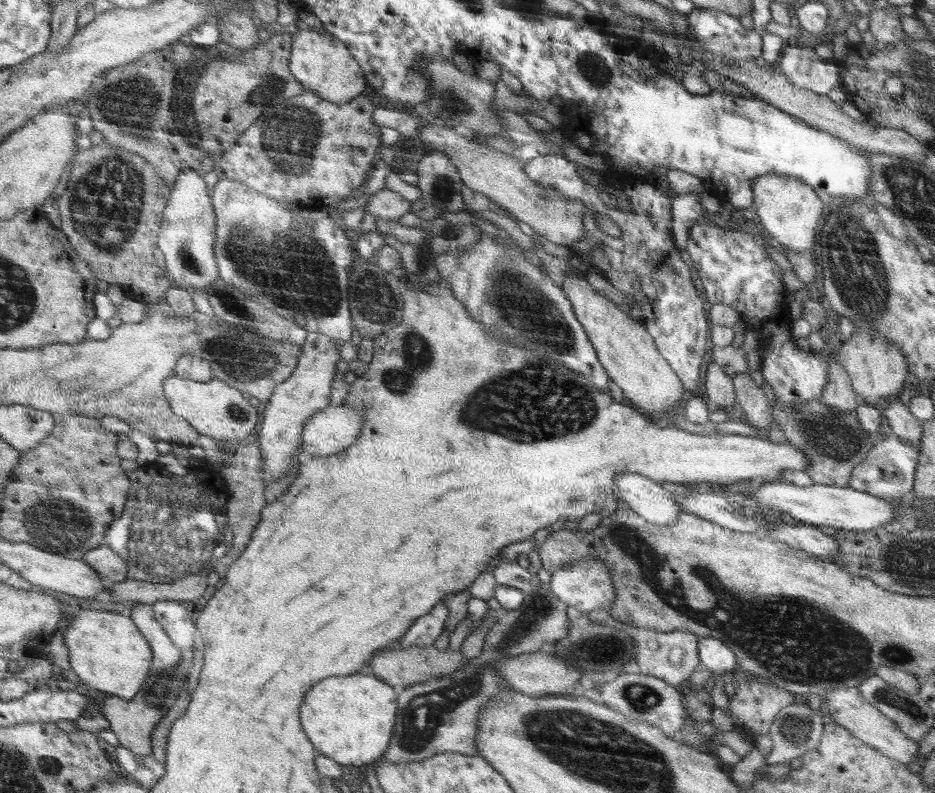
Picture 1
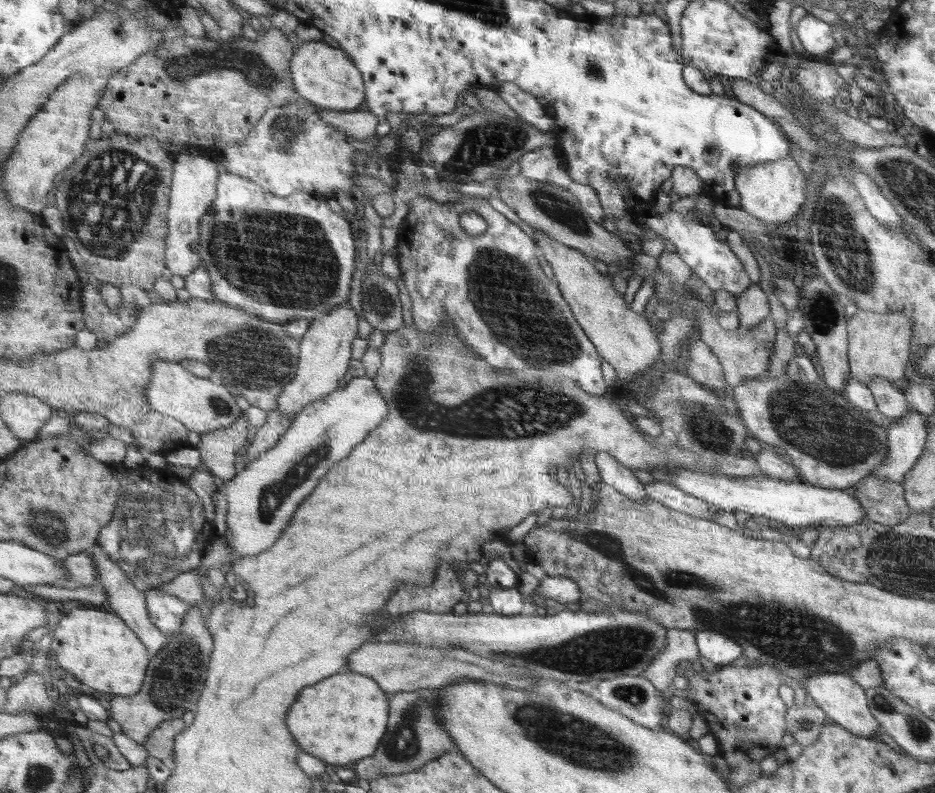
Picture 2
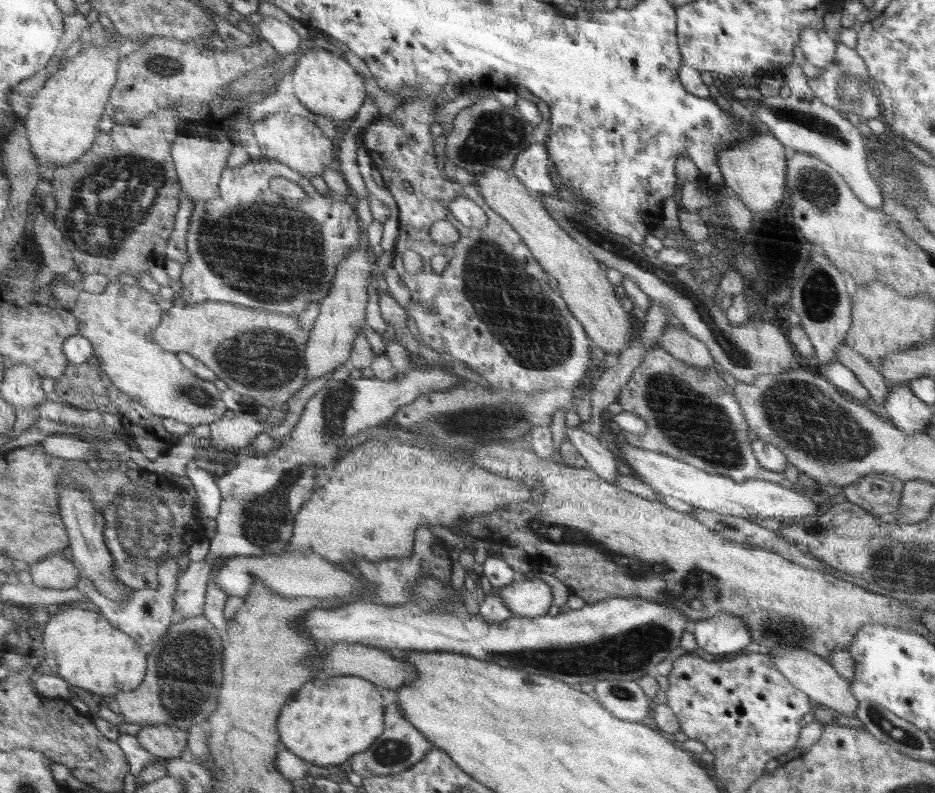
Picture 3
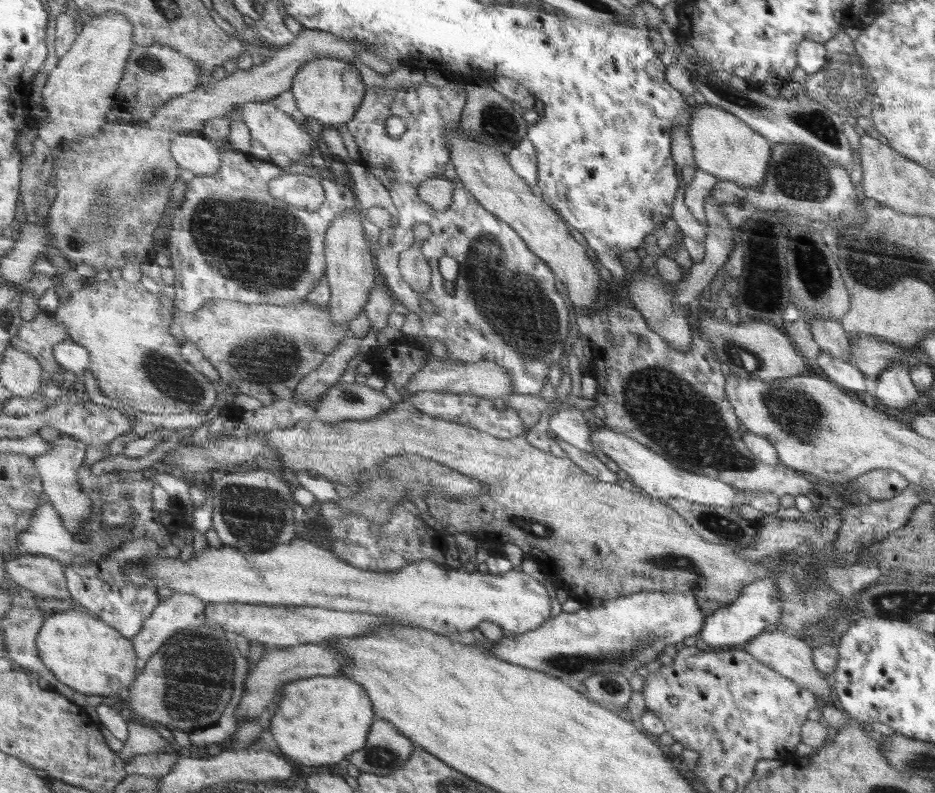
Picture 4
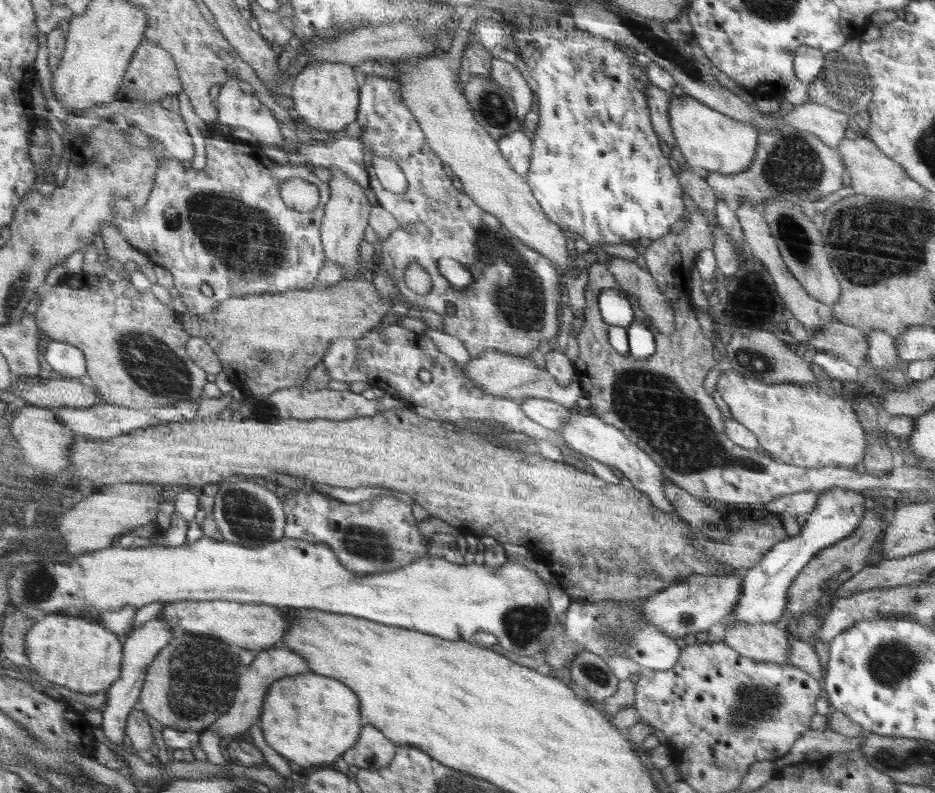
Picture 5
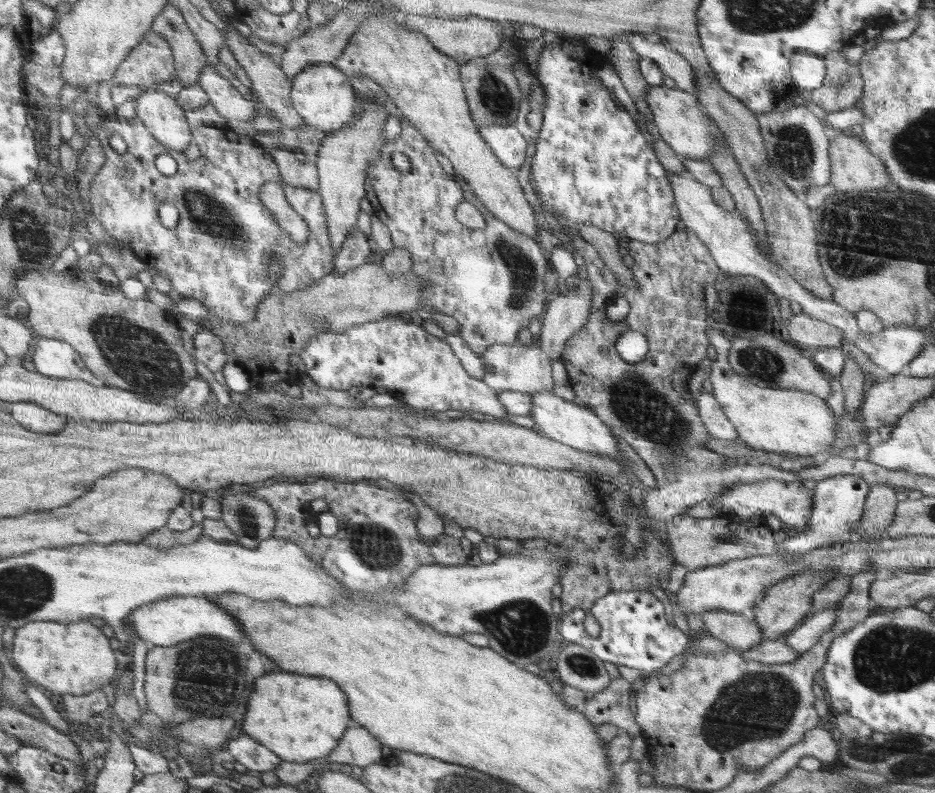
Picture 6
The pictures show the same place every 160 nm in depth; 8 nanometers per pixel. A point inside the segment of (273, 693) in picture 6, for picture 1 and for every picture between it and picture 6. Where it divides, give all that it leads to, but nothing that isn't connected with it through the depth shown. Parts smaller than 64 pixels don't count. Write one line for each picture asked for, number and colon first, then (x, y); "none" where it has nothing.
1: (351, 718)
2: (341, 721)
3: (325, 723)
4: (320, 720)
5: (310, 719)

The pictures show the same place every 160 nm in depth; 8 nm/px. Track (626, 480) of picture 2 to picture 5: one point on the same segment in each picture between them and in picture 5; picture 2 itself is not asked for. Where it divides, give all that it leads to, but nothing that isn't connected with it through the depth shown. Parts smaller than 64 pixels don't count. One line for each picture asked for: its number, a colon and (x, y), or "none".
3: (597, 455)
4: (568, 423)
5: (550, 414)

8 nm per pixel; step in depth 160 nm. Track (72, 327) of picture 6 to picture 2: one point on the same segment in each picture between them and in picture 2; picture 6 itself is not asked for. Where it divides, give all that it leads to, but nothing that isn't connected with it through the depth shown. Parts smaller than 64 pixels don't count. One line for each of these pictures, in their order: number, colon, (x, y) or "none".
2: (200, 405)
3: (119, 322)
4: (126, 331)
5: (135, 350)

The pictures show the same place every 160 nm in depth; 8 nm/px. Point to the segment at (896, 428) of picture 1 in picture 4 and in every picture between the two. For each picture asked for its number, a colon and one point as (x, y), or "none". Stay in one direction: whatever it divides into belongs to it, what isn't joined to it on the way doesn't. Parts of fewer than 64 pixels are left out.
2: (891, 401)
3: (867, 373)
4: (830, 336)

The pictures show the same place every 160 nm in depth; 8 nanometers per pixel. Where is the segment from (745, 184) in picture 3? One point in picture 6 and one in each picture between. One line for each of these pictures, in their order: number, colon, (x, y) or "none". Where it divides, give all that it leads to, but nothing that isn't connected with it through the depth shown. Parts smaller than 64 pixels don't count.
4: (725, 146)
5: (707, 138)
6: (684, 124)

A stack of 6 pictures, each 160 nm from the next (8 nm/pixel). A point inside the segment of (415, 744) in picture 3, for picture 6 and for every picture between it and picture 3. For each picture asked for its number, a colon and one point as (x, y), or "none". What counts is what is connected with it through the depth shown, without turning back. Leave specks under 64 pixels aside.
4: (389, 749)
5: (373, 751)
6: (359, 747)

